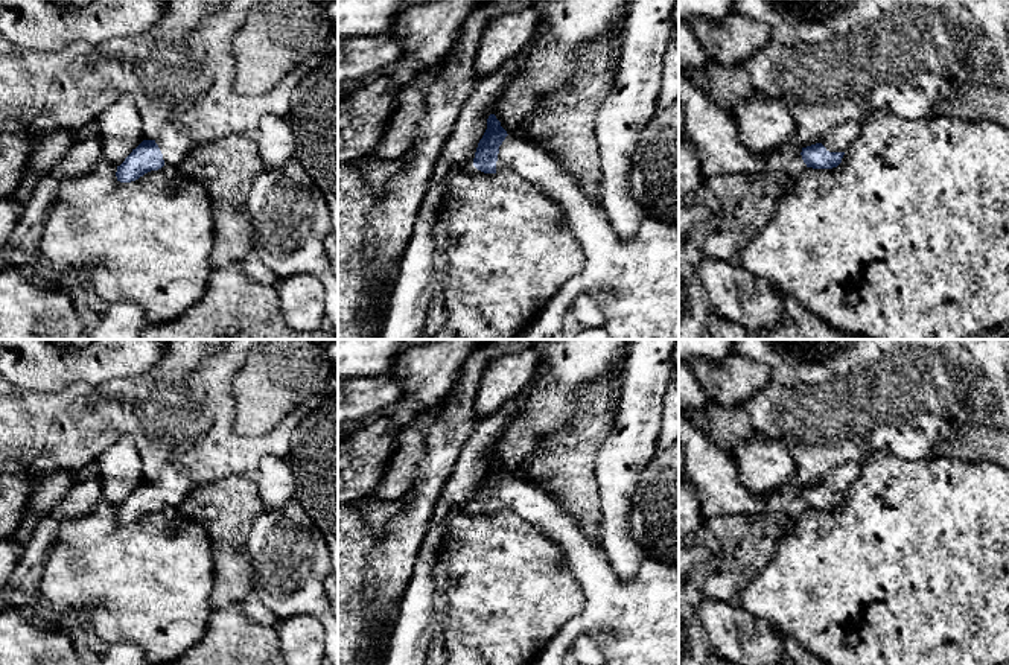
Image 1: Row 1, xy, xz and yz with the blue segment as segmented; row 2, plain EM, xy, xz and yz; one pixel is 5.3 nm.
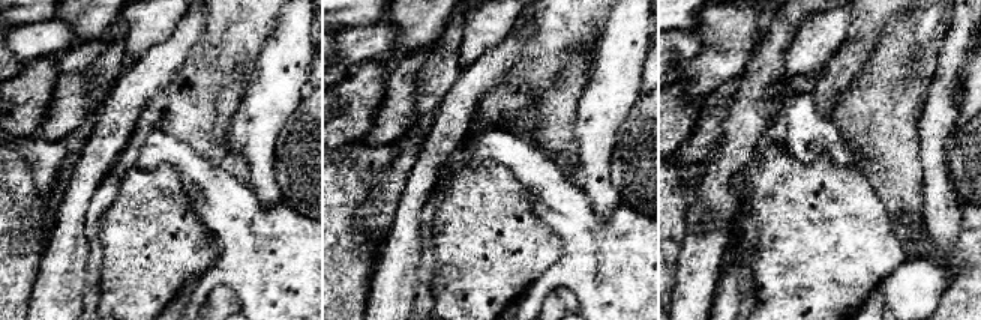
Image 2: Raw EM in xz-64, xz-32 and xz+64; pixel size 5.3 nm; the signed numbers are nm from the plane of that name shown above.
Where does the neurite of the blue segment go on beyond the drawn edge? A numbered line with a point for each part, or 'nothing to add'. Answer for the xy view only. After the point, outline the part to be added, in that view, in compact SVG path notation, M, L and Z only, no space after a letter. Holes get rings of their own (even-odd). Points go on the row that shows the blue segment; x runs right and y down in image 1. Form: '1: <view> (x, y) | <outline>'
1: xy (175, 143) | M166 125L155 143L163 154L164 164L175 167L178 167L186 155L199 145L184 129L175 125Z

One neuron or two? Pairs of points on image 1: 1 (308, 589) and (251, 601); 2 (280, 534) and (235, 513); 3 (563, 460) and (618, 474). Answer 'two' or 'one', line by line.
1: two
2: two
3: two

